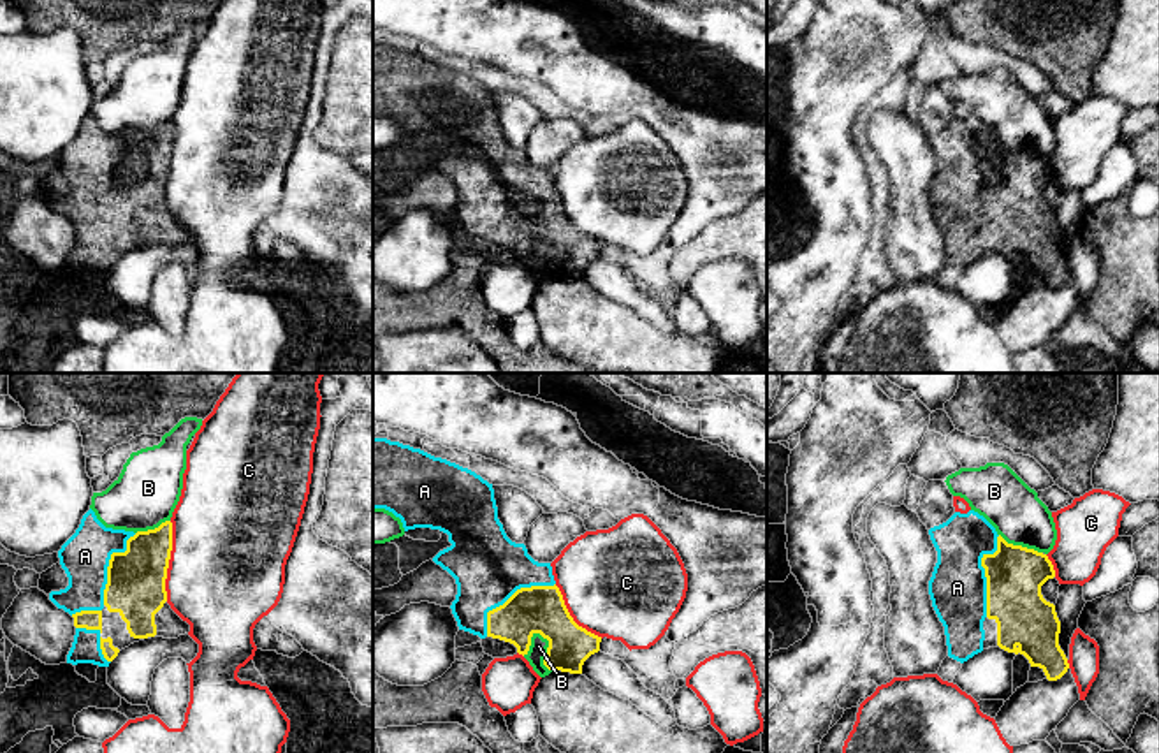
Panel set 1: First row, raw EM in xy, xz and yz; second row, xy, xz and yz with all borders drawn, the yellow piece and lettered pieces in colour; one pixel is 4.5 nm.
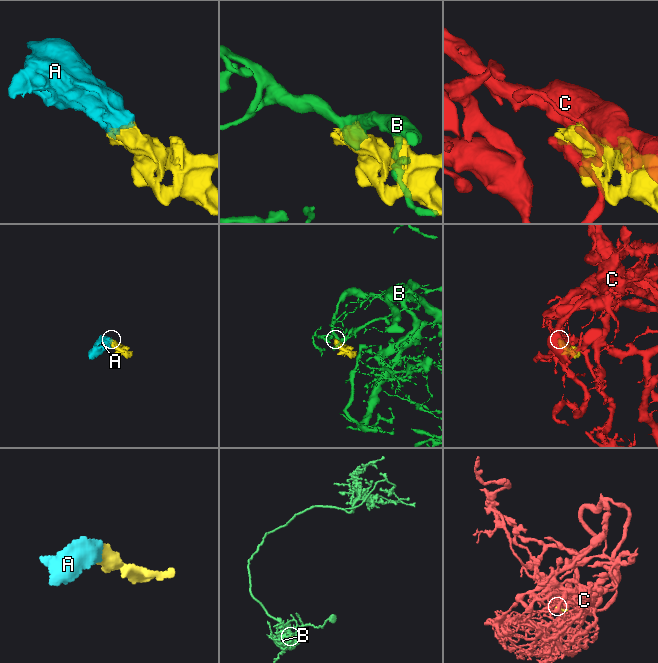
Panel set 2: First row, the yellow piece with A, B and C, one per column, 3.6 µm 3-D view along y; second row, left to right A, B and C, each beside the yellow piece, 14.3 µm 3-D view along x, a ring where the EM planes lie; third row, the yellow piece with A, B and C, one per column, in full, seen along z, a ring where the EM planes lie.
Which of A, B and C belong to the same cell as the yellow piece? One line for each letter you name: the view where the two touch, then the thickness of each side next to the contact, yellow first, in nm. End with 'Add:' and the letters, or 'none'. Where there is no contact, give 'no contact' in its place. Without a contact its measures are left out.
A: xz | 220/320 nm
Add: A

